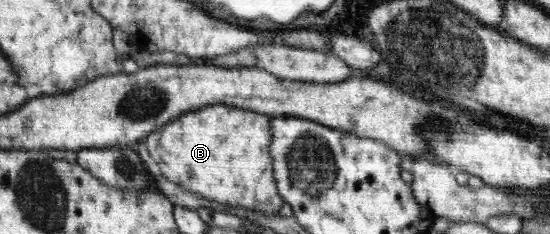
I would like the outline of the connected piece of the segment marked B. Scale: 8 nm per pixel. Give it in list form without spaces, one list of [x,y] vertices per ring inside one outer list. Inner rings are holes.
[[[226,104],[206,106],[168,121],[144,141],[162,175],[182,189],[226,207],[243,207],[266,217],[280,215],[284,198],[276,190],[273,160],[268,153],[272,130],[266,114]]]

